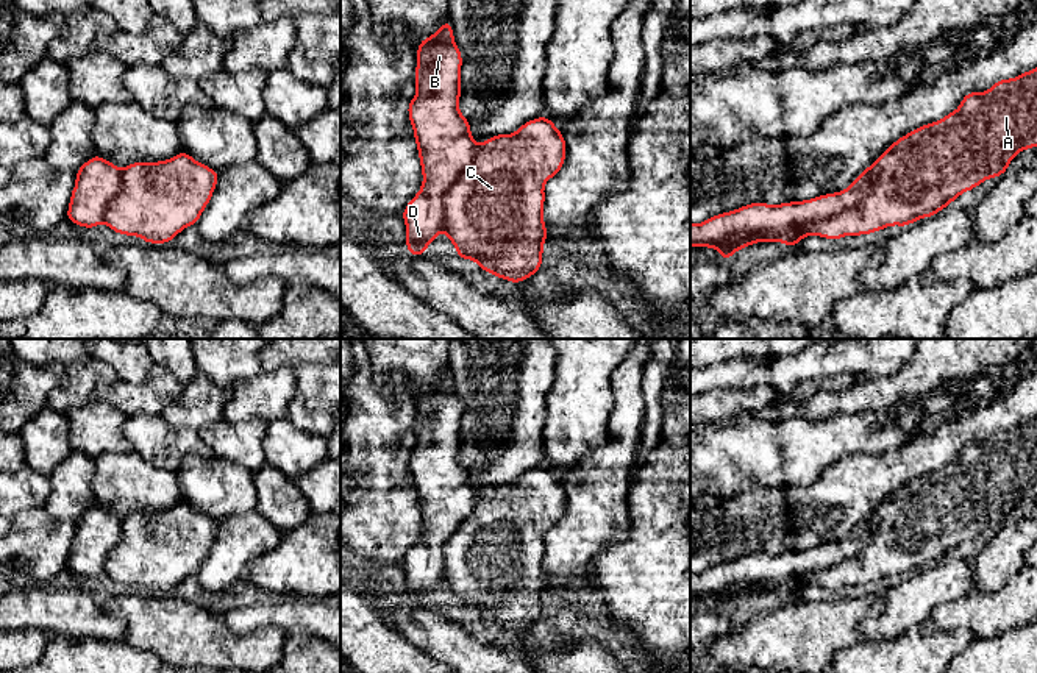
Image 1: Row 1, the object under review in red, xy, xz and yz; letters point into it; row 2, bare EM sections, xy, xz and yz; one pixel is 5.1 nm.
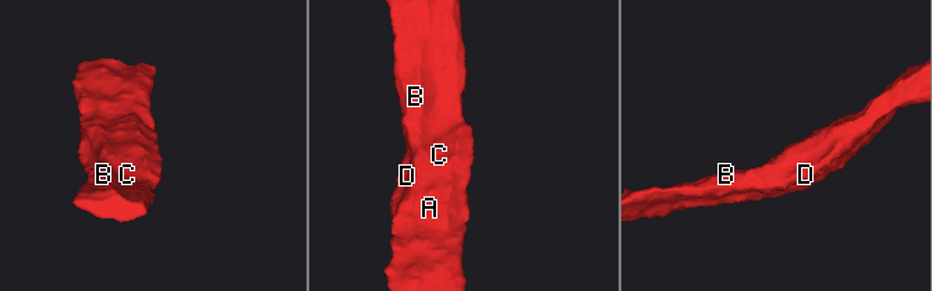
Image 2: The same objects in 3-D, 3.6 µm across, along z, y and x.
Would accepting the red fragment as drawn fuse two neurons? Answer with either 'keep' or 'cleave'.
cleave

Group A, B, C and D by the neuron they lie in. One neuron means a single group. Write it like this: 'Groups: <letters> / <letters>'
Groups: A C / B D

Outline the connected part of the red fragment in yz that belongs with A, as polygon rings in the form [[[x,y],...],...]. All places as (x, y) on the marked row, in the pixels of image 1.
[[[1037,67],[1015,78],[996,80],[985,92],[967,92],[956,111],[895,141],[876,159],[878,175],[857,206],[801,228],[734,236],[722,245],[707,248],[715,248],[720,258],[728,261],[737,250],[756,242],[781,242],[796,247],[806,236],[820,236],[837,242],[843,236],[871,234],[892,225],[903,228],[935,215],[960,194],[973,191],[985,180],[1001,176],[1020,151],[1035,147]]]

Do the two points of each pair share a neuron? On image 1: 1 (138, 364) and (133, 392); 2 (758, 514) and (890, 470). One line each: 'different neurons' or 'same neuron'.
1: different neurons
2: same neuron

